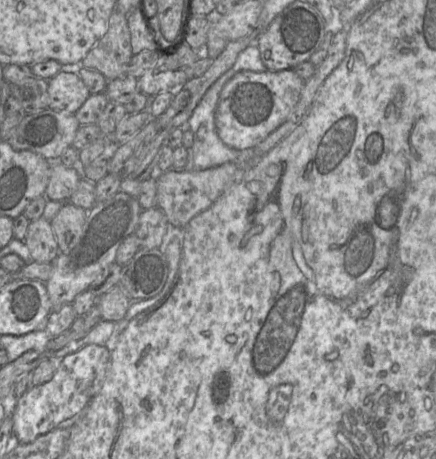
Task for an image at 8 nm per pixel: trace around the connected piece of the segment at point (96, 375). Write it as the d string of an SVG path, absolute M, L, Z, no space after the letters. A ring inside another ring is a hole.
M90 344L61 359L53 378L28 389L18 400L12 415L13 432L19 443L33 442L62 422L81 415L105 382L111 361L106 346Z

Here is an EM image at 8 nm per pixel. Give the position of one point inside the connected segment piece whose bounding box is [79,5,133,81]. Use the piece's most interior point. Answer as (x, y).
(111, 55)

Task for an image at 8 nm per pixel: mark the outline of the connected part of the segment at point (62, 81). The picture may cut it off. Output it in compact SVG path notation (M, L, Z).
M58 72L48 80L49 105L55 111L74 114L91 95L78 72Z

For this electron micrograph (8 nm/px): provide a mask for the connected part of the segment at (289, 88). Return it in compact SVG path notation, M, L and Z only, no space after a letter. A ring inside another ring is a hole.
M293 69L236 73L220 93L215 117L218 136L233 149L251 151L287 120L300 99L304 85L305 80Z

